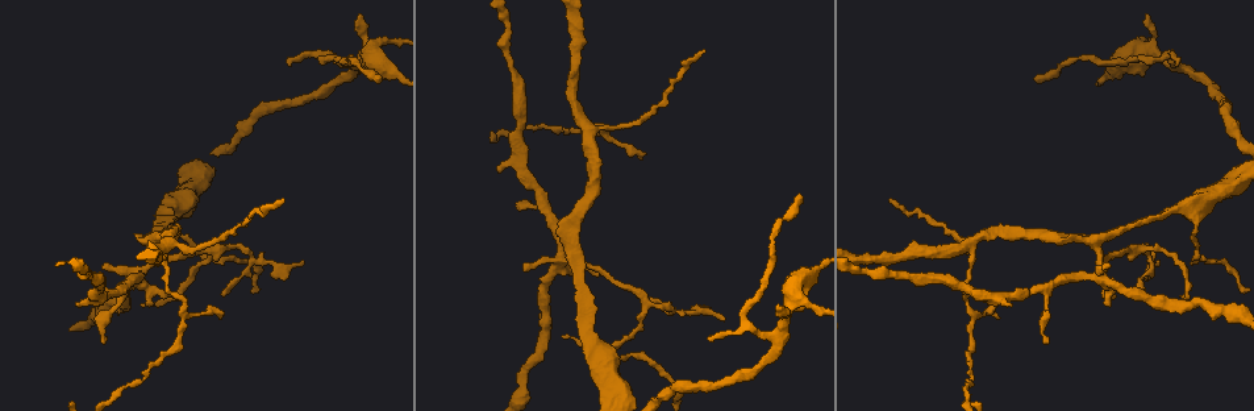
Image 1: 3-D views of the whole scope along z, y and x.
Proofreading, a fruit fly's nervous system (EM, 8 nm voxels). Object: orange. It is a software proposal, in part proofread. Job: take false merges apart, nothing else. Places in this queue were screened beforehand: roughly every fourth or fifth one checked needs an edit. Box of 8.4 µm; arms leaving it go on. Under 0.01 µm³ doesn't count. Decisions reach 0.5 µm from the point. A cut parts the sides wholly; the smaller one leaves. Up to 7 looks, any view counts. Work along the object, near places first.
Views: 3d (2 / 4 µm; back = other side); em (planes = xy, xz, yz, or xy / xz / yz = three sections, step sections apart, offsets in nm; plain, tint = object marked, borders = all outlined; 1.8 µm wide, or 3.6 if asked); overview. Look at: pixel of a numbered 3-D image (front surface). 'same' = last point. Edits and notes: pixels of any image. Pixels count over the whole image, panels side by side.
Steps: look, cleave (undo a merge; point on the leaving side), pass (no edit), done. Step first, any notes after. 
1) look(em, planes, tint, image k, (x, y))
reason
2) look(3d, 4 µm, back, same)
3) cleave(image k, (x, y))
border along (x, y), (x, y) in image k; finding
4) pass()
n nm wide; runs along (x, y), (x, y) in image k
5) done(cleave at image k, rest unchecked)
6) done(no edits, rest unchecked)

look(3d, 2 µm, back, image 1, (970, 244))
looks like a crossing

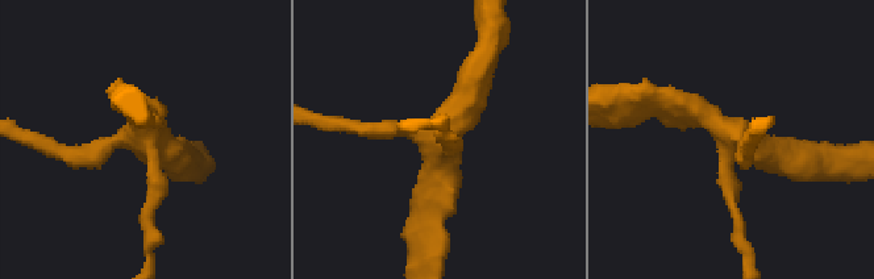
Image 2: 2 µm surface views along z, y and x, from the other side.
look(em, planes, tint, image 2, (440, 147))
4 arms; shape alone is not enough

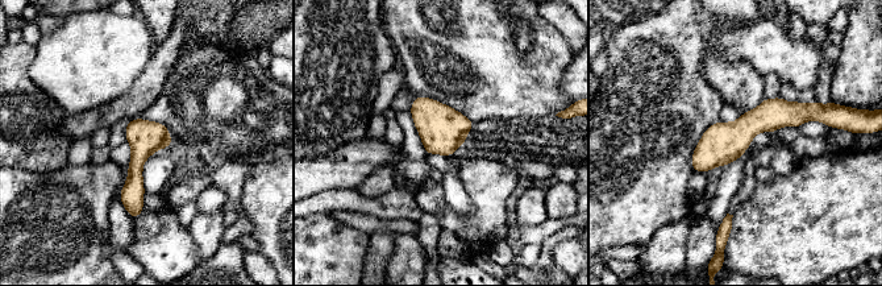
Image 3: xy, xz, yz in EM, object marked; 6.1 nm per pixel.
pass()
220 nm wide; all the same cell

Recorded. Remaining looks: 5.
look(3d, 2 µm, image 1, (1107, 284))
three arms meet

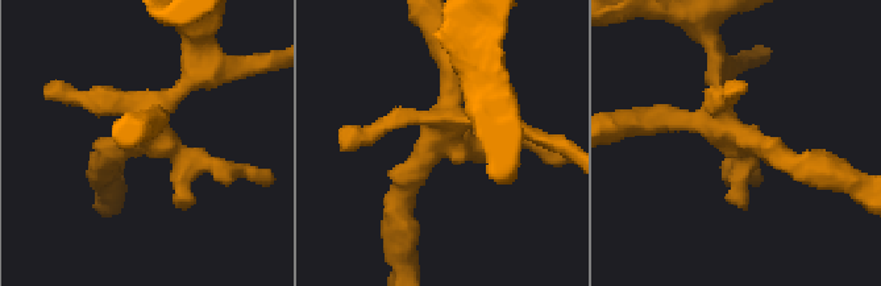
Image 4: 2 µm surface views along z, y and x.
look(em, planes, tint, image 4, (740, 139))
need the tissue

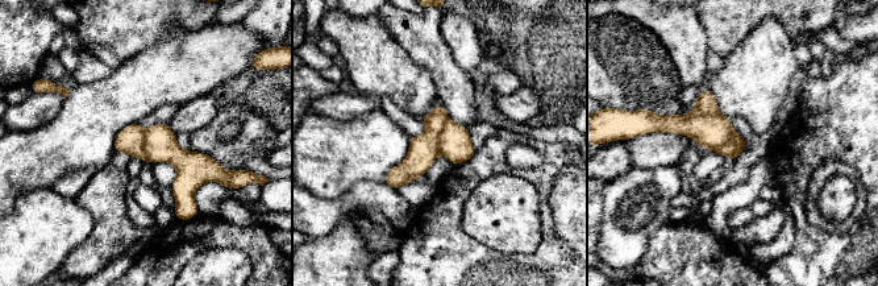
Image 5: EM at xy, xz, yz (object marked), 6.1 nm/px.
cleave(image 5, (423, 150))
the part that leaves runs along (438, 108), (423, 152), (388, 181) in image 5; a second cell is stuck on

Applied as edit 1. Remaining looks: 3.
look(overview)

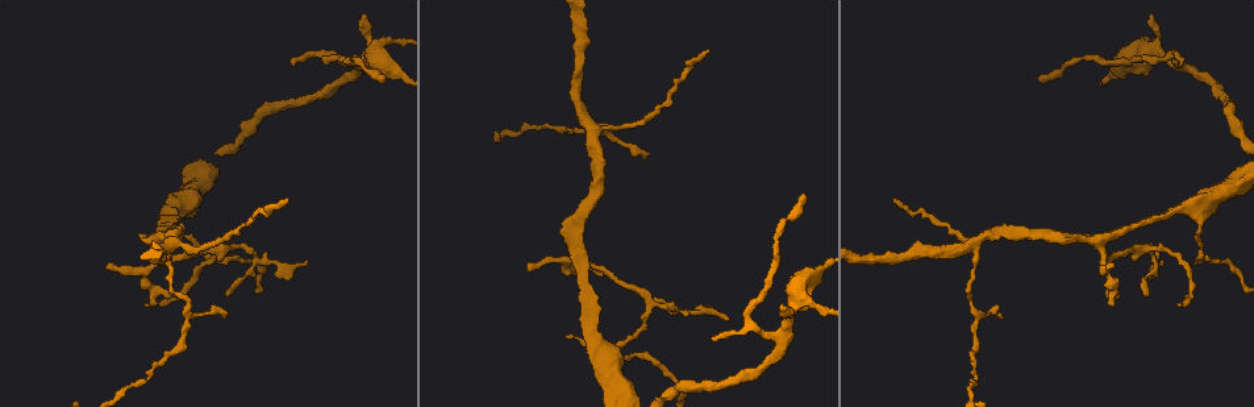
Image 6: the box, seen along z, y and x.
look(em, planes, tint, image 6, (1133, 54))
arms part here

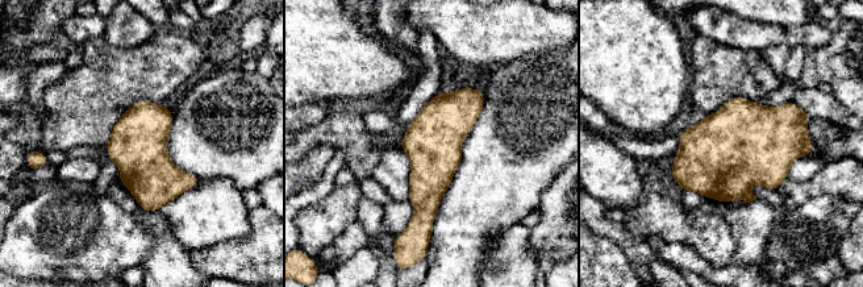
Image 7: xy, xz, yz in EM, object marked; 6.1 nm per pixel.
pass()
one cell here

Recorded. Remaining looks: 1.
done(cleave at image 5, rest unchecked)

